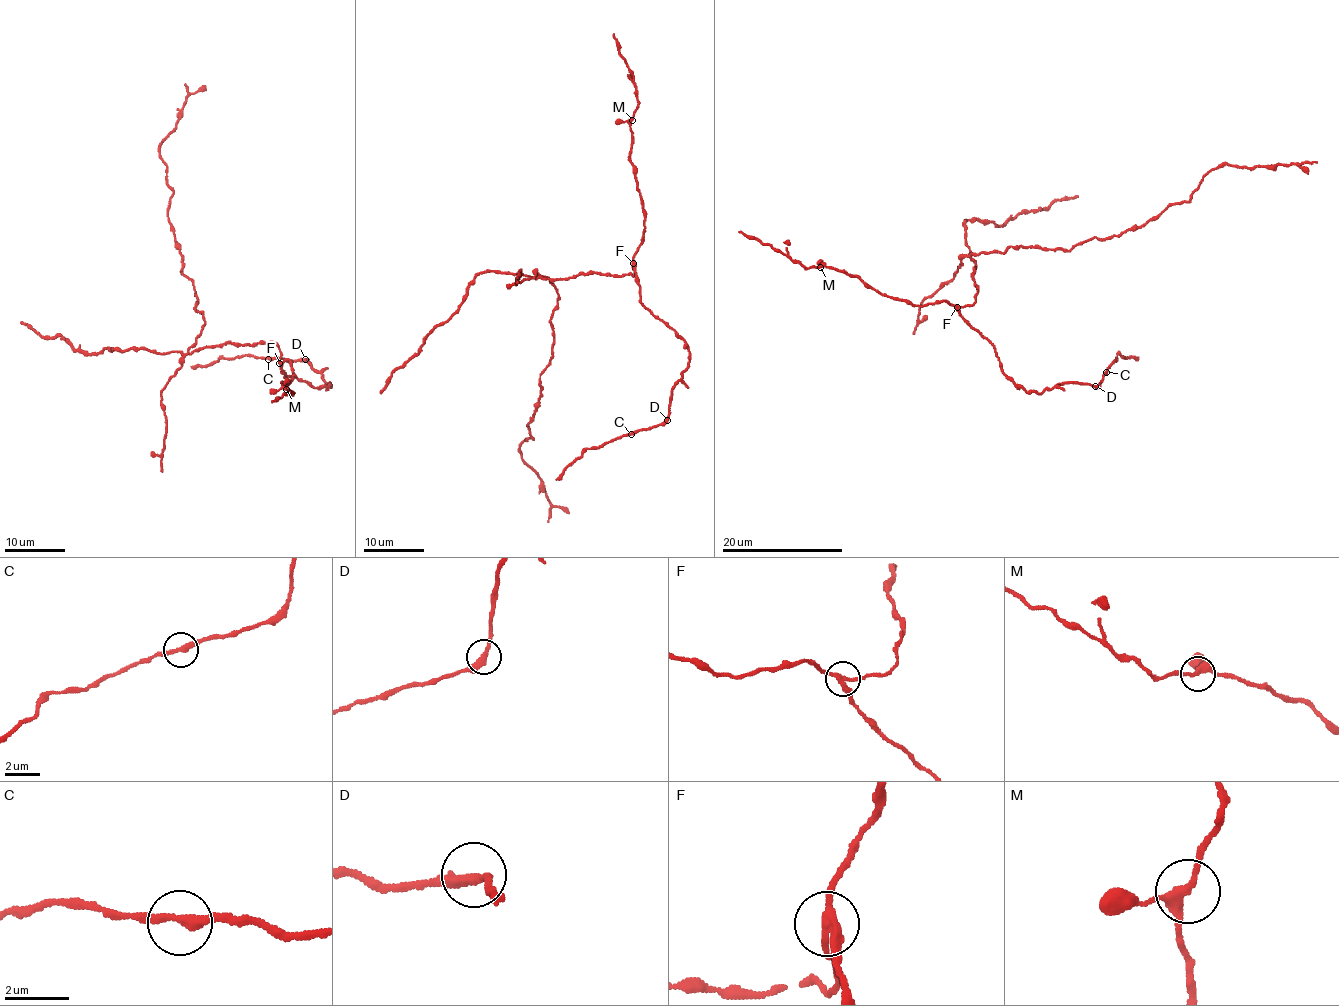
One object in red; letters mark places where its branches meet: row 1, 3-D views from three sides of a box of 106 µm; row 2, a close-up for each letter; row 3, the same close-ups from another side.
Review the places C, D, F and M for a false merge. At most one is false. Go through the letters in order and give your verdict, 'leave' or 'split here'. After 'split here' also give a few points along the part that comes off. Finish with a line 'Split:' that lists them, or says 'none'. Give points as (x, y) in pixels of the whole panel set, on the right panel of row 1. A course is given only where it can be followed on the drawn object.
C: leave
D: leave
F: split here; course (957, 306), (972, 305), (977, 287), (965, 219), (1002, 225), (1018, 214), (1078, 196)
M: leave
Split: F

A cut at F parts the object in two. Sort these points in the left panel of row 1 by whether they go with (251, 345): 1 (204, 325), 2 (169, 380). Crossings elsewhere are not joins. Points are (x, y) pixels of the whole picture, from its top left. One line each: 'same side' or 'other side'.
1: other side
2: other side

